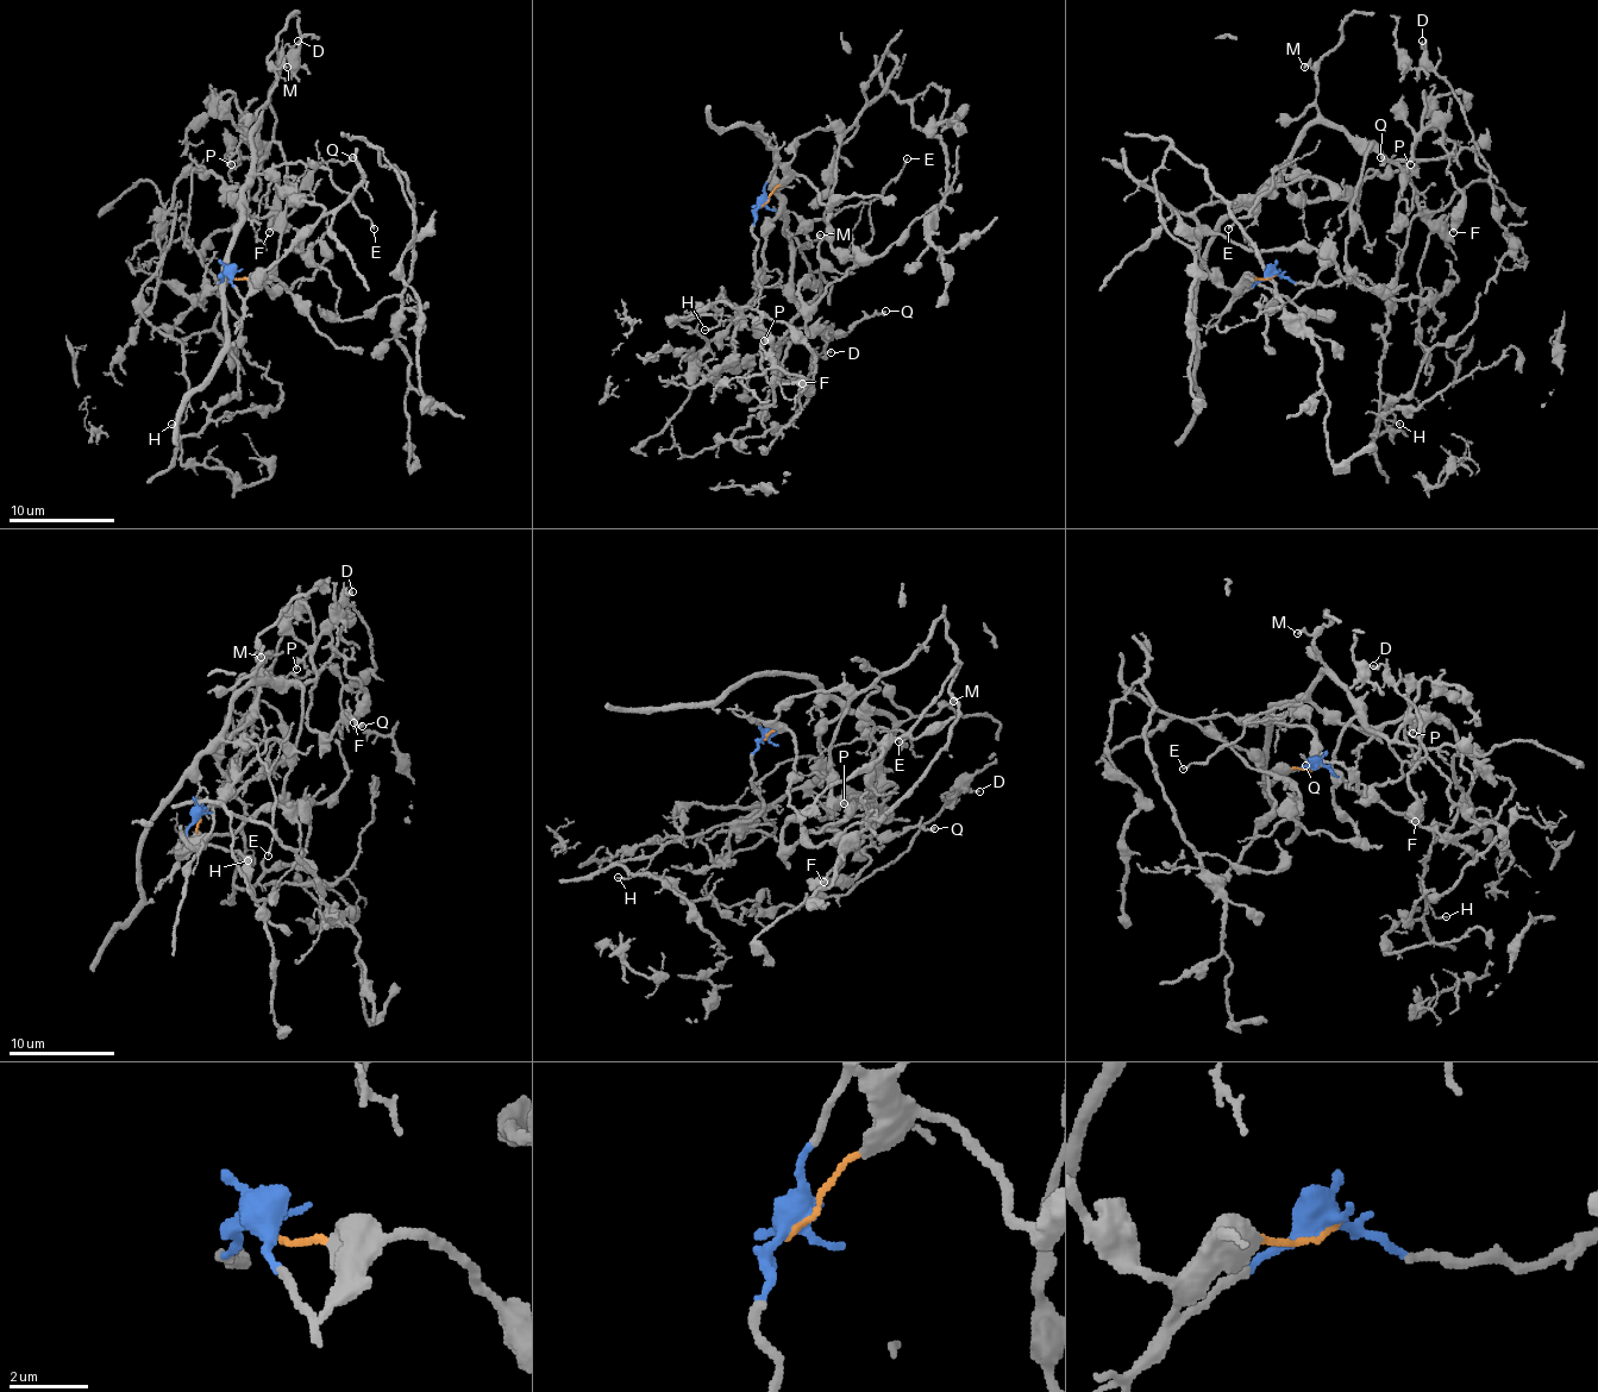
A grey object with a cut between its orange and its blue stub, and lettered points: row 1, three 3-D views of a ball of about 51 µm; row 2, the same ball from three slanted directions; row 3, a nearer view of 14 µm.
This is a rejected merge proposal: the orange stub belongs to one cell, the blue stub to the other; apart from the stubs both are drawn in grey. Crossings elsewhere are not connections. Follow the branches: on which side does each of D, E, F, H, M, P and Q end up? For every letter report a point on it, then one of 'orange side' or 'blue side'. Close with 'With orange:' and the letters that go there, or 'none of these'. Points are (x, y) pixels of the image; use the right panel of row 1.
D: at (1422, 41); blue side
E: at (1228, 229); blue side
F: at (1453, 232); blue side
H: at (1399, 424); blue side
M: at (1304, 67); blue side
P: at (1410, 164); blue side
Q: at (1380, 157); blue side
With orange: none of these

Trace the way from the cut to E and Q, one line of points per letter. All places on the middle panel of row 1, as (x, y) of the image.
E: (763, 205), (760, 298), (733, 356), (664, 384), (754, 294), (782, 212), (858, 207), (906, 160)
Q: (763, 205), (760, 298), (733, 356), (664, 384), (754, 294), (782, 212), (797, 315), (782, 343), (885, 311)

